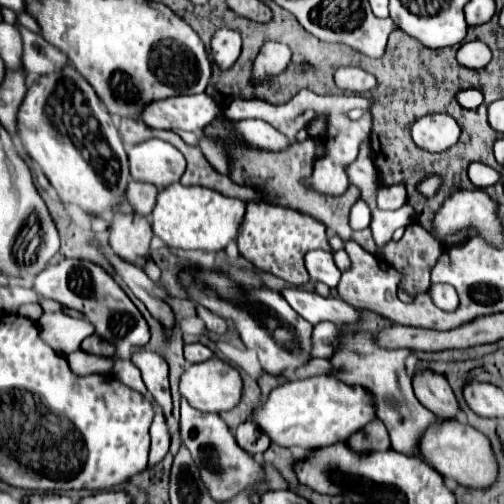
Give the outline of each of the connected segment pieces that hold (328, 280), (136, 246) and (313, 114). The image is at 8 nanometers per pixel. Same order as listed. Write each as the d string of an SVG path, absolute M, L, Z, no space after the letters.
M312 250L304 256L304 260L306 260L306 268L308 268L312 282L324 282L330 288L336 288L340 280L340 270L336 268L330 252Z
M114 214L108 228L112 250L128 260L138 262L138 256L148 256L148 244L152 240L150 220L140 214Z
M308 89L301 90L296 94L296 98L292 98L288 104L282 106L274 106L270 102L264 100L234 100L226 110L224 116L230 120L242 120L242 118L260 118L268 124L272 124L278 132L282 132L289 143L296 141L296 135L302 128L306 128L312 120L322 118L326 120L326 134L322 138L322 144L326 146L326 154L316 162L314 172L310 176L310 180L306 180L306 186L320 192L320 194L328 194L328 196L342 196L346 192L346 188L350 186L350 178L346 174L346 168L356 160L358 156L358 148L362 144L362 140L366 140L370 136L370 122L352 122L346 112L355 108L371 108L372 99L367 99L358 95L351 96L324 96L310 92Z

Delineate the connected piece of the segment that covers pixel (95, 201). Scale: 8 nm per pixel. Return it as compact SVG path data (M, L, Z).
M66 64L58 72L40 76L26 92L20 110L18 110L18 136L24 144L26 154L42 168L48 182L56 188L62 202L72 202L84 208L88 214L100 214L106 210L114 210L120 196L126 192L126 182L130 178L128 158L116 130L116 124L94 88L86 82L86 78L76 72L72 64Z

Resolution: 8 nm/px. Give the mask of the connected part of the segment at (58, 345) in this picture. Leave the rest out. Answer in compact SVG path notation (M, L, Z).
M46 312L40 320L40 336L46 344L50 344L62 356L68 356L80 350L84 338L94 334L92 324L86 320L62 314L62 312Z

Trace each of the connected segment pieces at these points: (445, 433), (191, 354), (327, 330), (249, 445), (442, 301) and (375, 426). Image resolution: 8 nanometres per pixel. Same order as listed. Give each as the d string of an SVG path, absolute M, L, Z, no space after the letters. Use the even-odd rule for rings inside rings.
M438 418L438 422L430 424L418 440L418 456L426 464L430 464L436 472L440 472L444 478L464 486L484 488L496 480L498 466L496 466L488 438L476 428L472 428L470 424L464 424L458 420Z
M188 344L184 346L184 358L194 364L194 362L204 362L214 358L214 352L210 348L206 348L204 344Z
M322 322L312 328L312 358L330 358L332 342L336 340L336 324Z
M244 422L238 426L236 430L236 442L242 450L246 450L248 454L252 456L258 456L258 454L264 454L270 446L270 440L268 436L264 436L252 422Z
M432 284L428 294L440 310L454 310L458 306L458 294L450 284Z
M376 418L370 424L366 424L362 430L354 432L348 440L348 444L352 446L354 452L368 452L368 450L388 450L390 448L390 440L388 440L388 432L384 428L384 424Z

